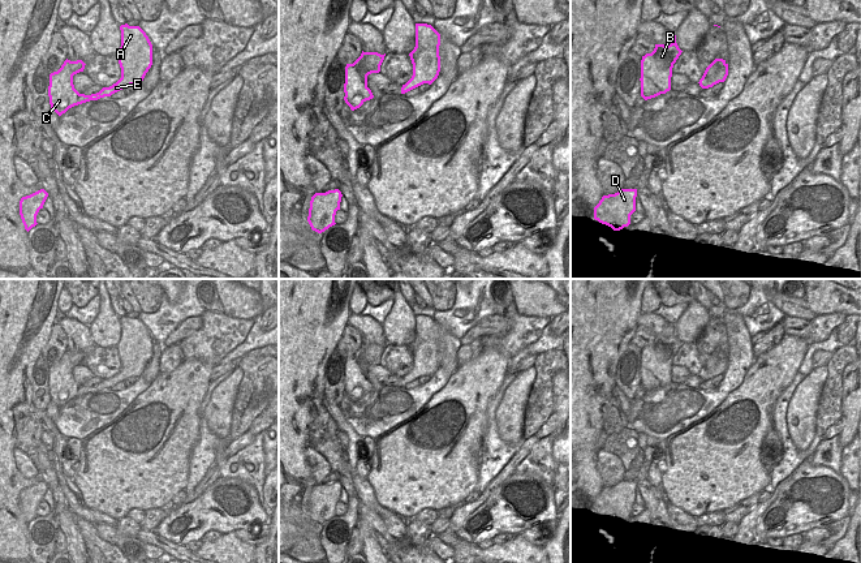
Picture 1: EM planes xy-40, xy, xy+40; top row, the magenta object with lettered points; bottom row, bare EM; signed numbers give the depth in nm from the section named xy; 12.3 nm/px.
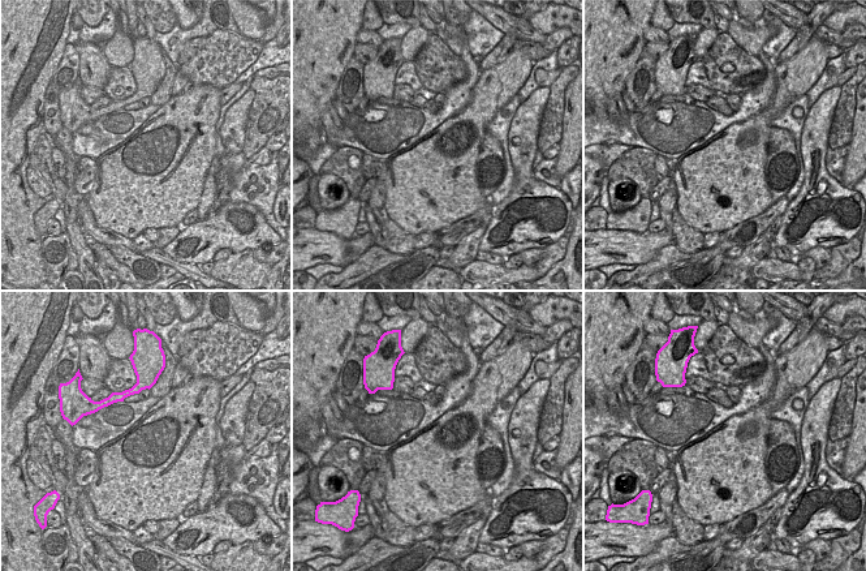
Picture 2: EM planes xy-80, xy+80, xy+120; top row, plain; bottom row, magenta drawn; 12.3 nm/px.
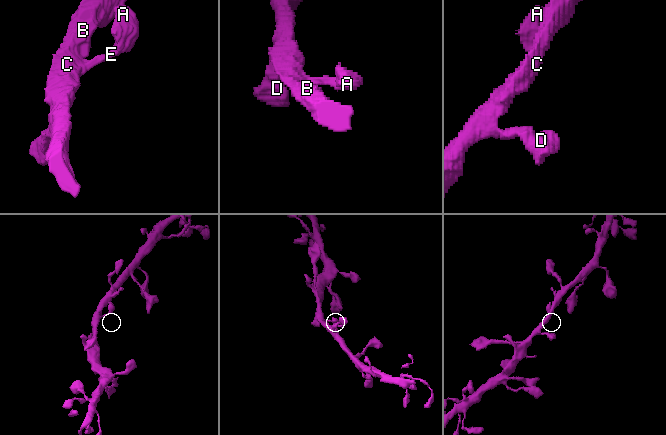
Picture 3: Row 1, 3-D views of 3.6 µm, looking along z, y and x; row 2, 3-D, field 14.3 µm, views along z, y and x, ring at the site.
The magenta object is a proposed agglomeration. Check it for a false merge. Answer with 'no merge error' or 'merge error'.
no merge error

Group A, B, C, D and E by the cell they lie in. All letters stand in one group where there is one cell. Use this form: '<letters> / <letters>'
A B C D E

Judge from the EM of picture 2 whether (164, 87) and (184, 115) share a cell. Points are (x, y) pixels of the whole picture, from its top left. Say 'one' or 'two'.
two

